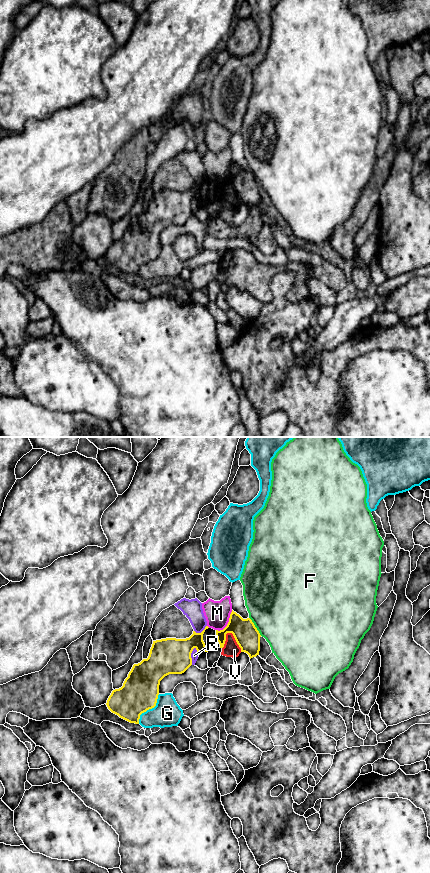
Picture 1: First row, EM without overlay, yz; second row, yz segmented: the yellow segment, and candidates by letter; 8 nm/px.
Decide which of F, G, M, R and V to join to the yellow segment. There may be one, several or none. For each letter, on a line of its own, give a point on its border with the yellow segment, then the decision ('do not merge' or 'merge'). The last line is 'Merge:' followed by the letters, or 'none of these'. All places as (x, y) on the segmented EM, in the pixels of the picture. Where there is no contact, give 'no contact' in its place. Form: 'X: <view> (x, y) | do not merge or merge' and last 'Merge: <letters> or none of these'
F: yz (254, 626) | do not merge
G: yz (149, 708) | do not merge
M: yz (228, 623) | do not merge
R: yz (190, 656) | do not merge
V: yz (235, 639) | do not merge
Merge: none of these

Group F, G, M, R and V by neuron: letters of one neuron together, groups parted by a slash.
F / G / M / R / V

